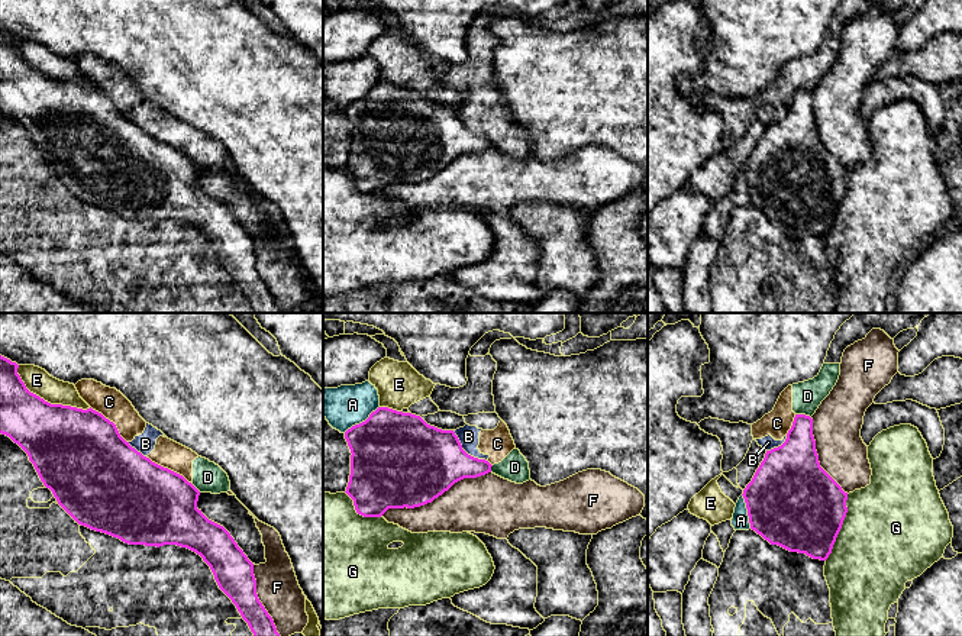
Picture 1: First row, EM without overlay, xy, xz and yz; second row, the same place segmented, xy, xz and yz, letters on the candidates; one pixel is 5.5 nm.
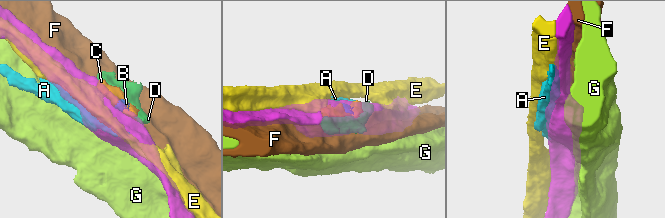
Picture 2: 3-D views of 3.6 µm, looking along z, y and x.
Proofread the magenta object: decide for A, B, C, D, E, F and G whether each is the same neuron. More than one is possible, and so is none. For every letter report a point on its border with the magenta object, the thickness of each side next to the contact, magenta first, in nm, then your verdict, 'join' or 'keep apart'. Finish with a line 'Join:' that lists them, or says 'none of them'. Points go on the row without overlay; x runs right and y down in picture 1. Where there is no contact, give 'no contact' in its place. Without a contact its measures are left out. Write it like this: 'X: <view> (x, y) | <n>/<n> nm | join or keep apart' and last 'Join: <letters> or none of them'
A: xz (362, 97) | 480/220 nm | keep apart
B: xz (464, 126) | 420/120 nm | keep apart
C: xy (112, 97) | 500/160 nm | keep apart
D: yz (803, 90) | 220/170 nm | keep apart
E: xy (47, 77) | 420/140 nm | keep apart
F: xz (435, 173) | 500/300 nm | keep apart
G: yz (841, 203) | 480/500 nm | keep apart
Join: none of them

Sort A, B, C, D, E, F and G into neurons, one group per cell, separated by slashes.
A / B C D / E / F / G

